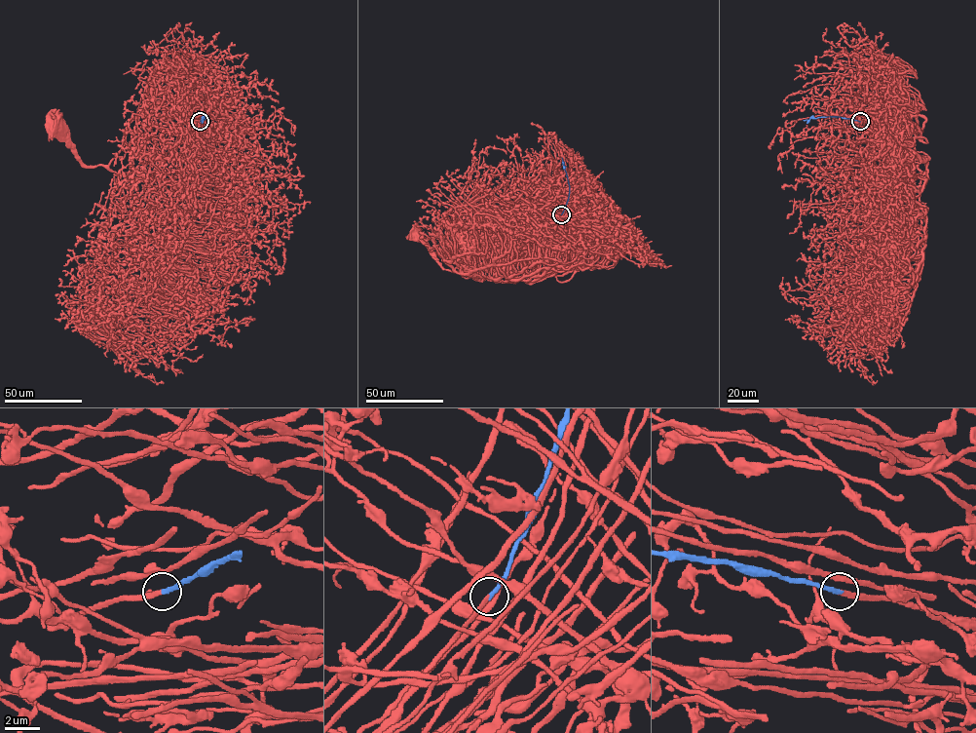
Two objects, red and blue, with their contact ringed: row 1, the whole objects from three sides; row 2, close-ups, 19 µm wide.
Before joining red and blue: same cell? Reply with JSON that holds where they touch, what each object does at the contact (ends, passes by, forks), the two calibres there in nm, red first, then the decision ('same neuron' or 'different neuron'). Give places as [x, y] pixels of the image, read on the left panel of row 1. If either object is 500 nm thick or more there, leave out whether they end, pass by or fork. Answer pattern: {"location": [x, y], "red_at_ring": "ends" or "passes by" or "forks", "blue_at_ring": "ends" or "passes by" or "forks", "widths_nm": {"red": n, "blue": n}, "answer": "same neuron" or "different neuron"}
{"location": [200, 121], "red_at_ring": "ends", "blue_at_ring": "ends", "widths_nm": {"red": 240, "blue": 240}, "answer": "same neuron"}

